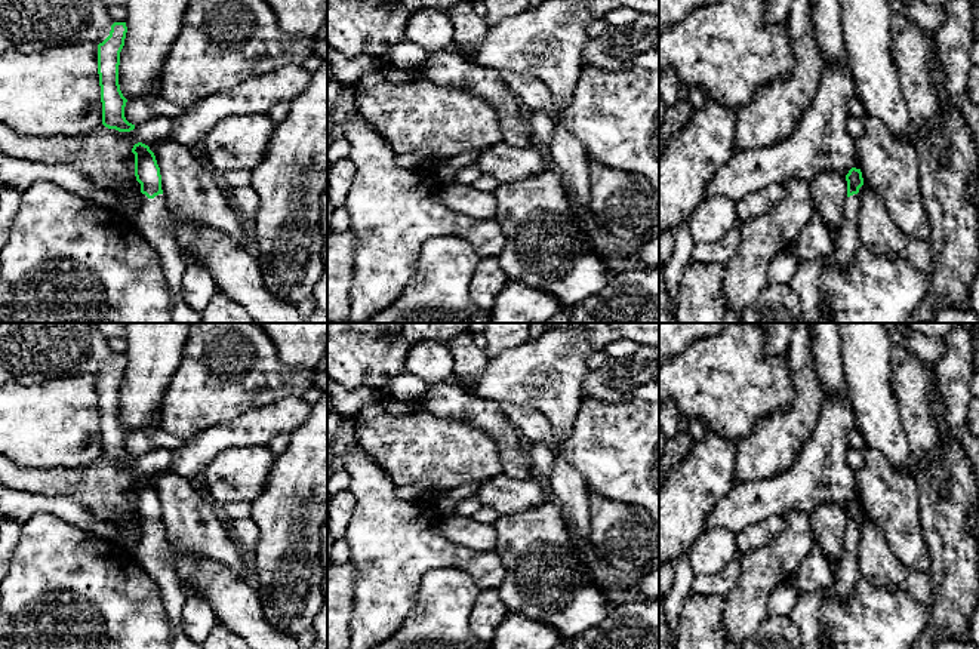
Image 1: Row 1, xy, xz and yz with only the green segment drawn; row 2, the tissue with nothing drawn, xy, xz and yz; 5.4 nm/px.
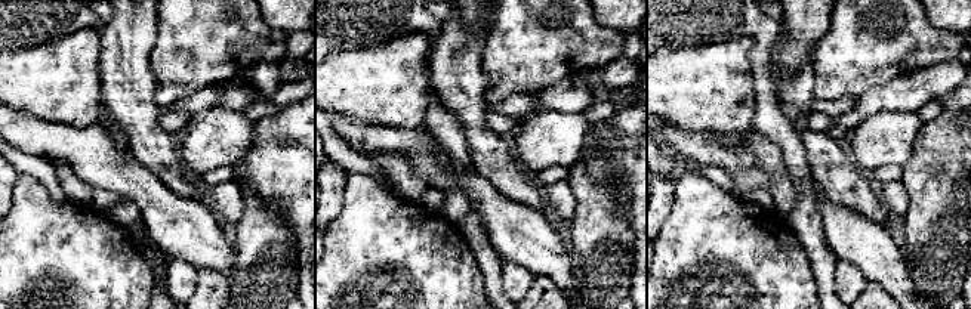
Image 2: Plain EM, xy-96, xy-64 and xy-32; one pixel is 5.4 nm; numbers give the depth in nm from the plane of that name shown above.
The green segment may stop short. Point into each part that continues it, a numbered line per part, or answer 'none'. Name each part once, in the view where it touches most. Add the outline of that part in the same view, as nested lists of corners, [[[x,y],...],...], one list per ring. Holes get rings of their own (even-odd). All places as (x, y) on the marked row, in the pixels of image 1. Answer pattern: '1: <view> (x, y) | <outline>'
1: xy (27, 25) | [[[0,0],[0,53],[102,43],[114,24],[101,0]]]
2: xy (153, 221) | [[[142,194],[135,227],[160,258],[163,274],[173,298],[173,323],[201,323],[201,314],[190,308],[182,299],[182,277],[188,259],[176,242],[175,222],[169,215],[163,194],[154,199]]]

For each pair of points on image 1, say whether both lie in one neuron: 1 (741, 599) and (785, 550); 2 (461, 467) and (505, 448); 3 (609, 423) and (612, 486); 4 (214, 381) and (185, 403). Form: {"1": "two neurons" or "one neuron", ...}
{"1": "one neuron", "2": "two neurons", "3": "one neuron", "4": "one neuron"}

